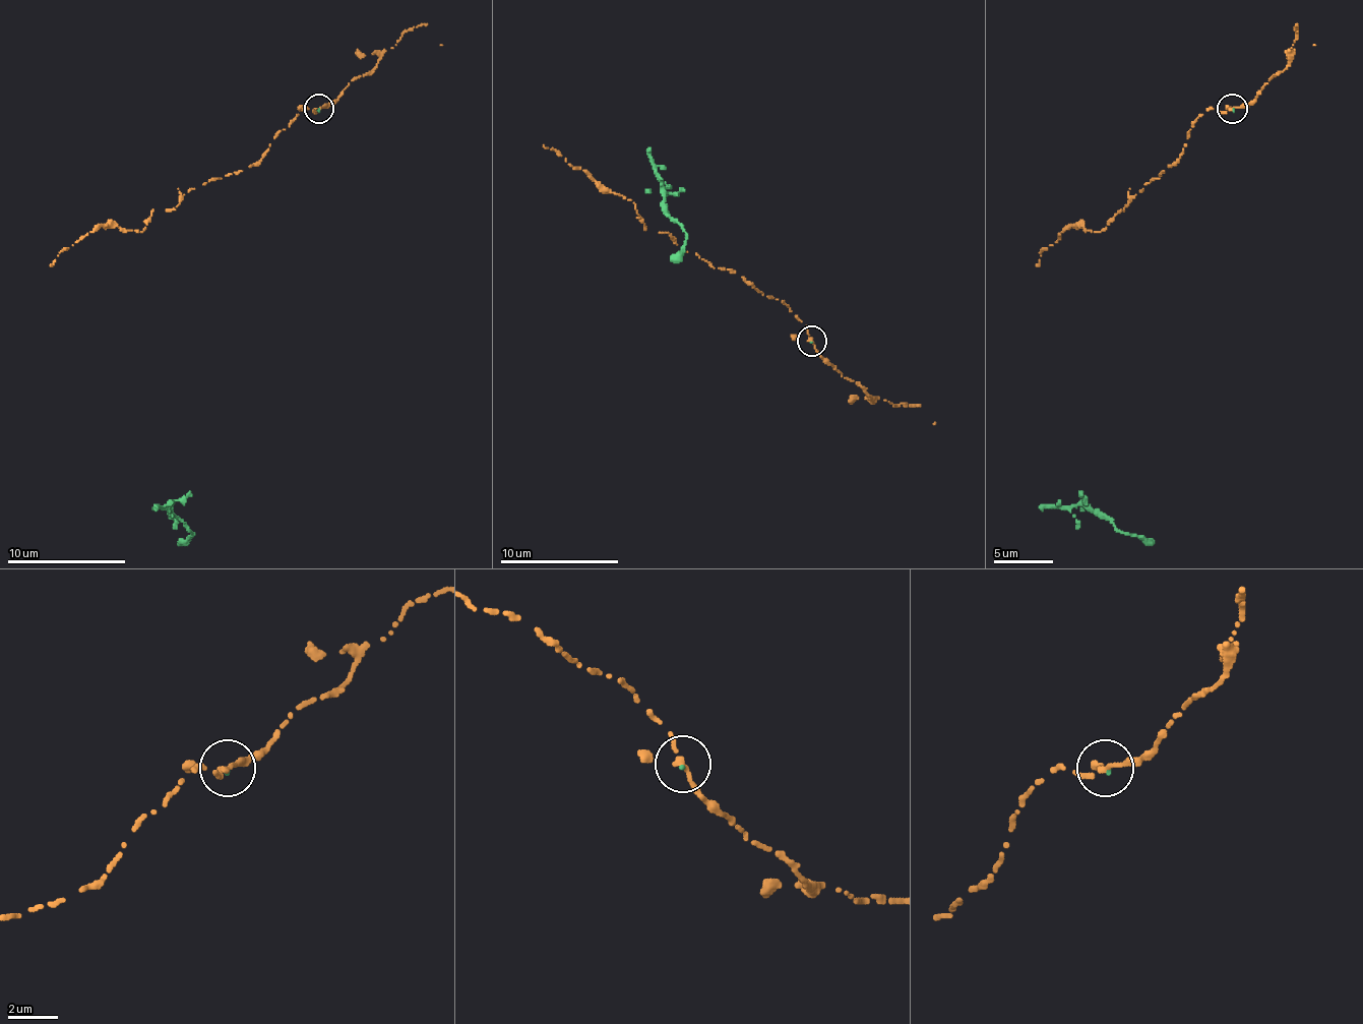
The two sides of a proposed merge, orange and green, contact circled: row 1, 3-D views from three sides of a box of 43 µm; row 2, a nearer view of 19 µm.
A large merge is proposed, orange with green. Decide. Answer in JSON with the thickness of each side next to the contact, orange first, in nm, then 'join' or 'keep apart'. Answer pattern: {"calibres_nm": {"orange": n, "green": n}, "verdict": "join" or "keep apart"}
{"calibres_nm": {"orange": 160, "green": 100}, "verdict": "join"}

